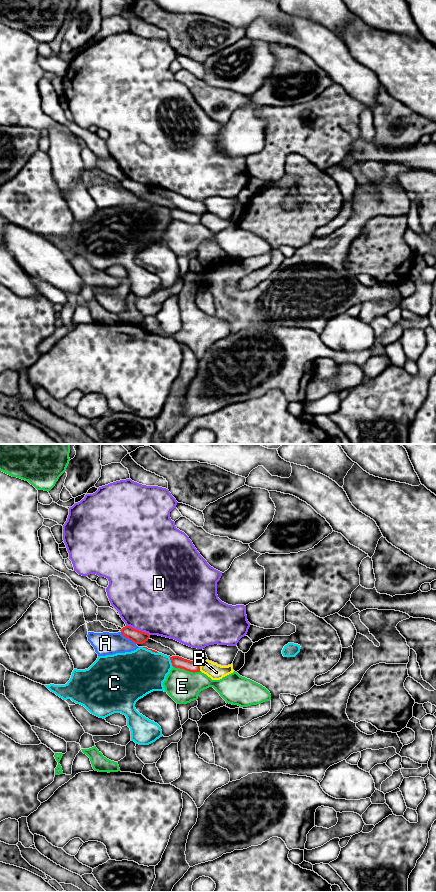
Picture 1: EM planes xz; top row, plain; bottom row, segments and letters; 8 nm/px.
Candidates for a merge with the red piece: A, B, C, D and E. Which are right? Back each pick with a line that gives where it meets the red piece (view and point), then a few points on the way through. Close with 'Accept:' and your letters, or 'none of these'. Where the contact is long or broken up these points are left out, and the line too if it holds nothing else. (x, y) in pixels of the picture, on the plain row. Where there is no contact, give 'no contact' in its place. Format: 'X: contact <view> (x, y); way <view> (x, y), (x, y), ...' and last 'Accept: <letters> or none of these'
Accept: none of these

